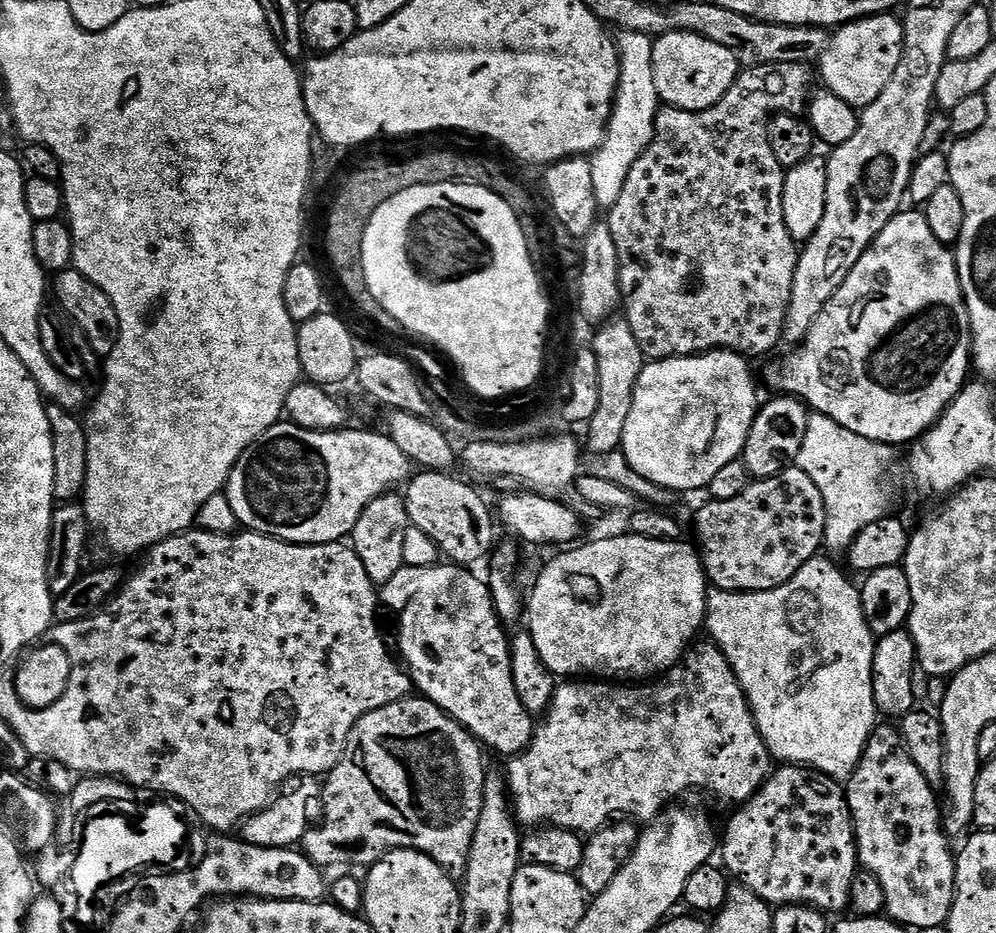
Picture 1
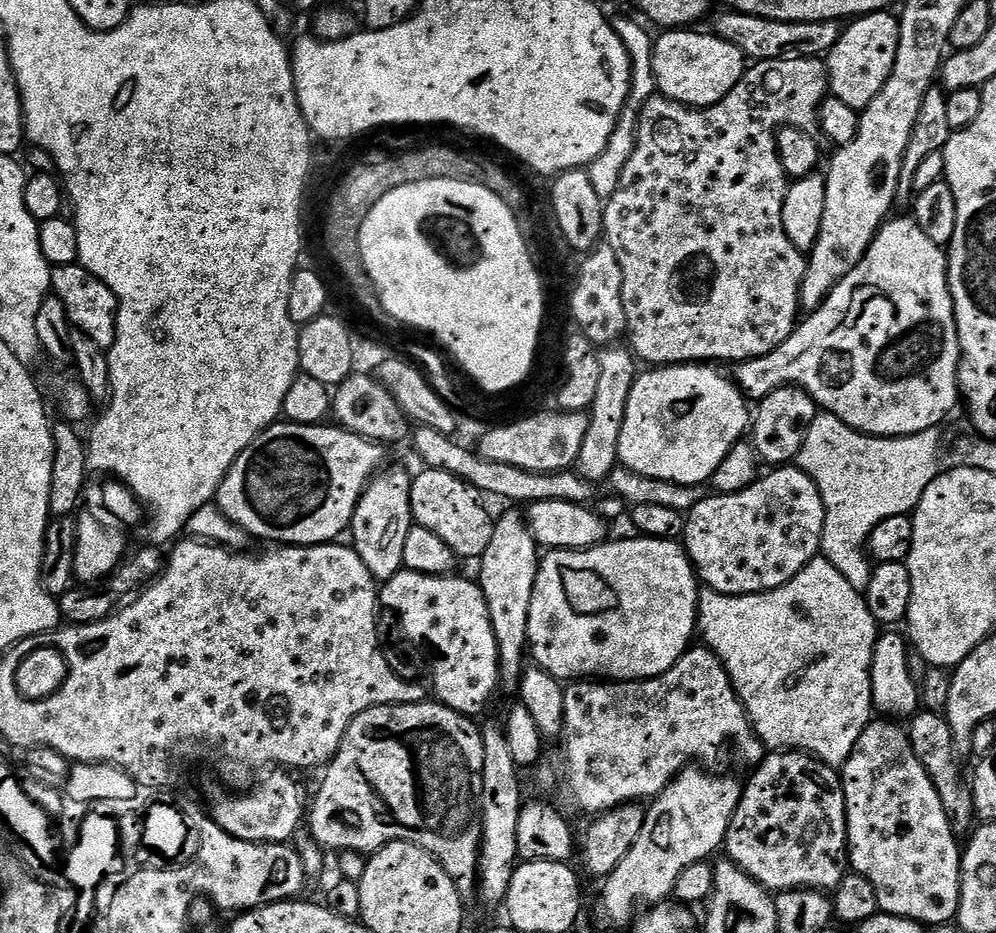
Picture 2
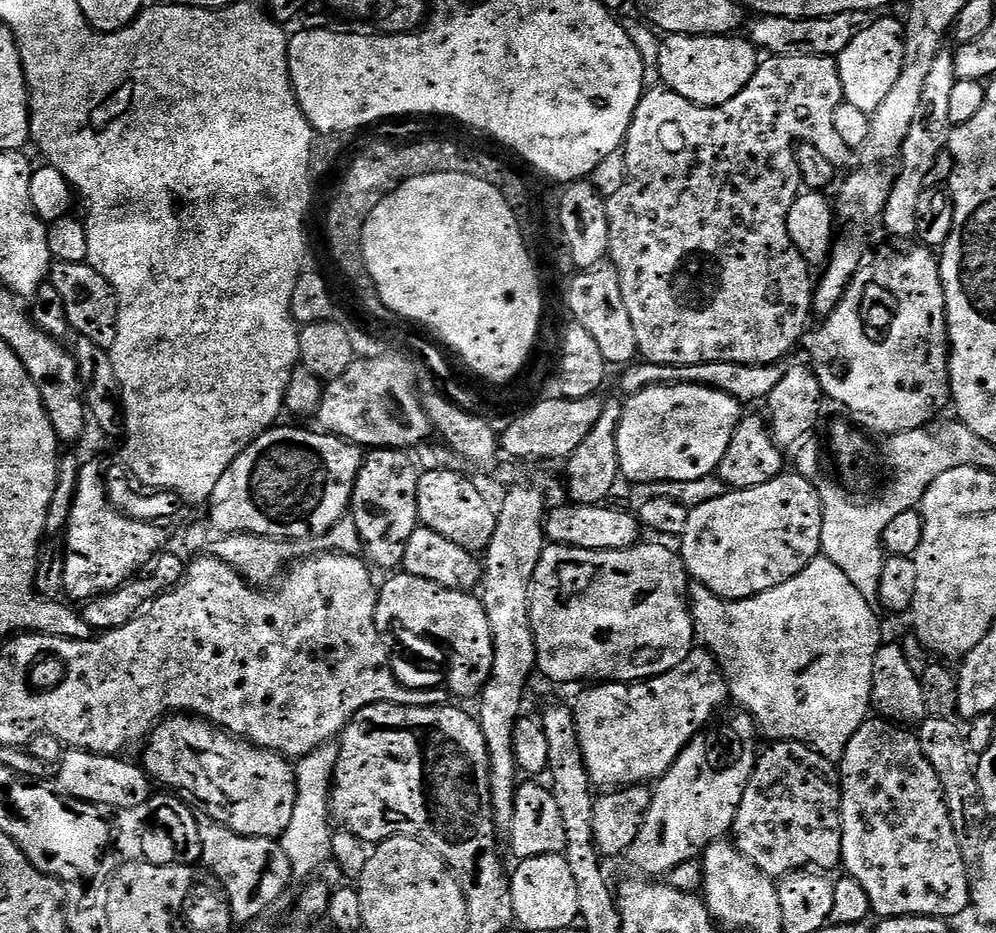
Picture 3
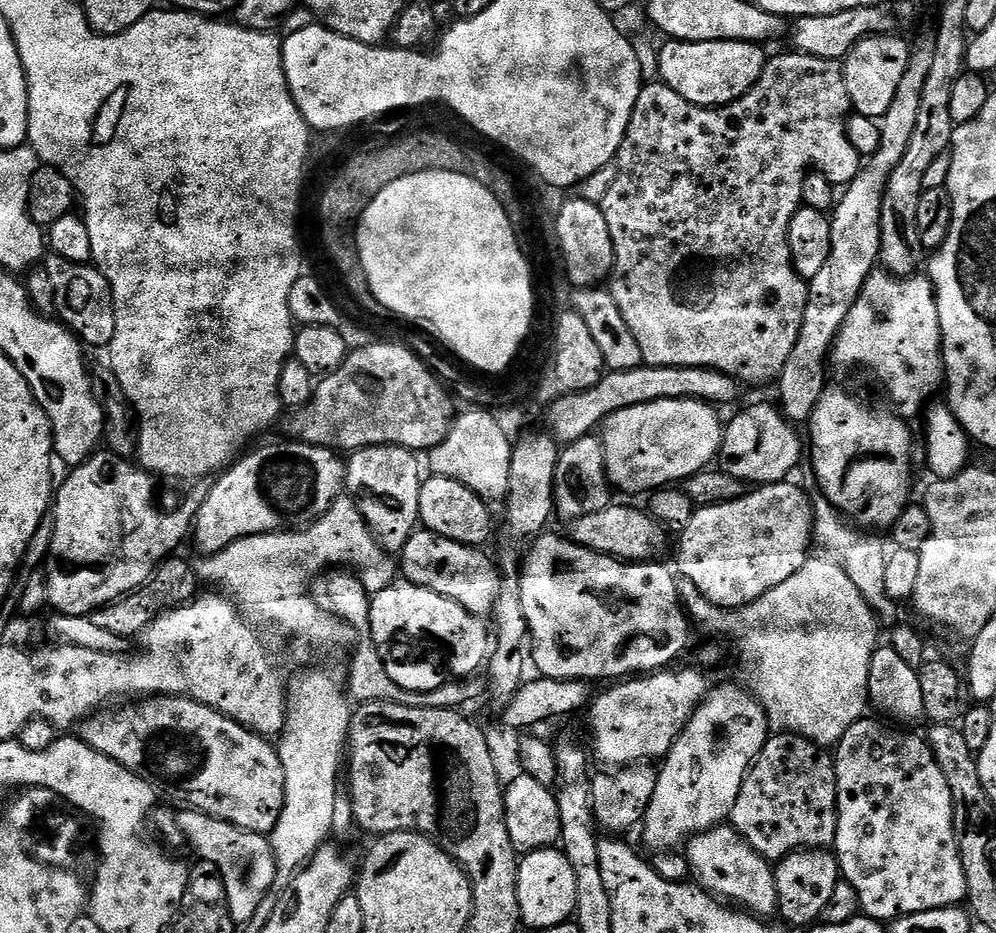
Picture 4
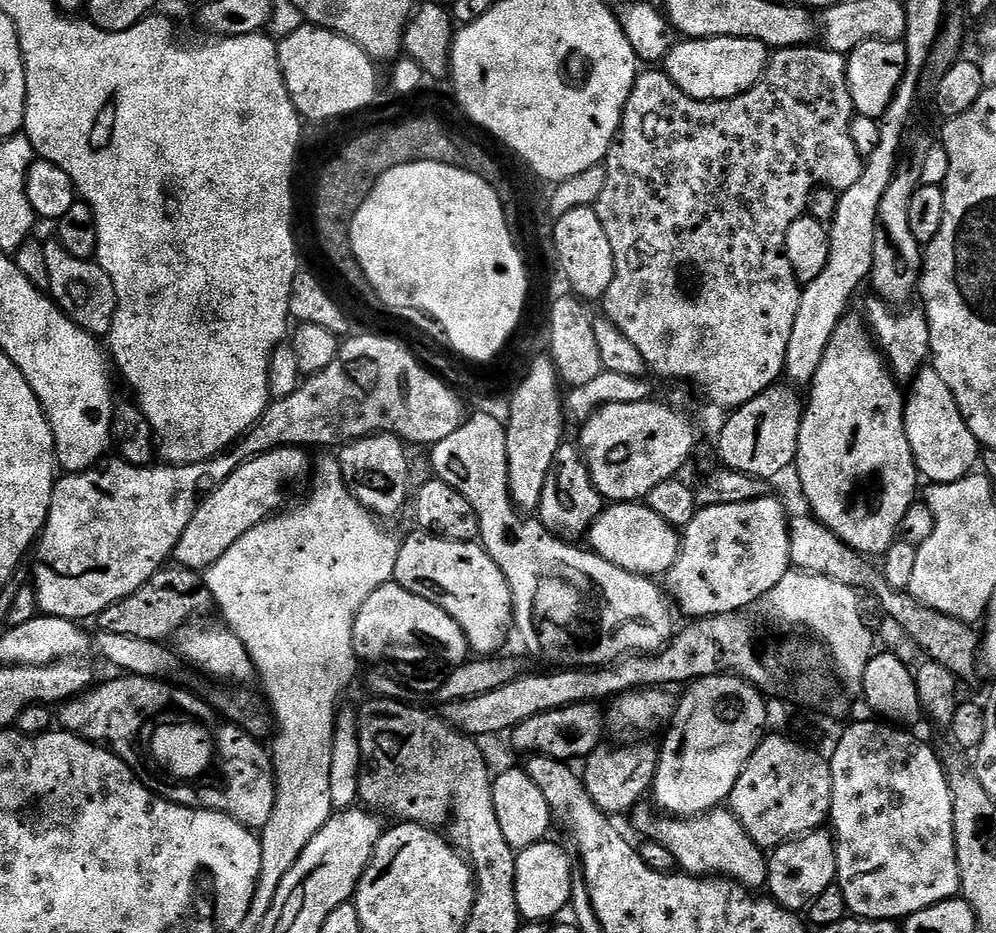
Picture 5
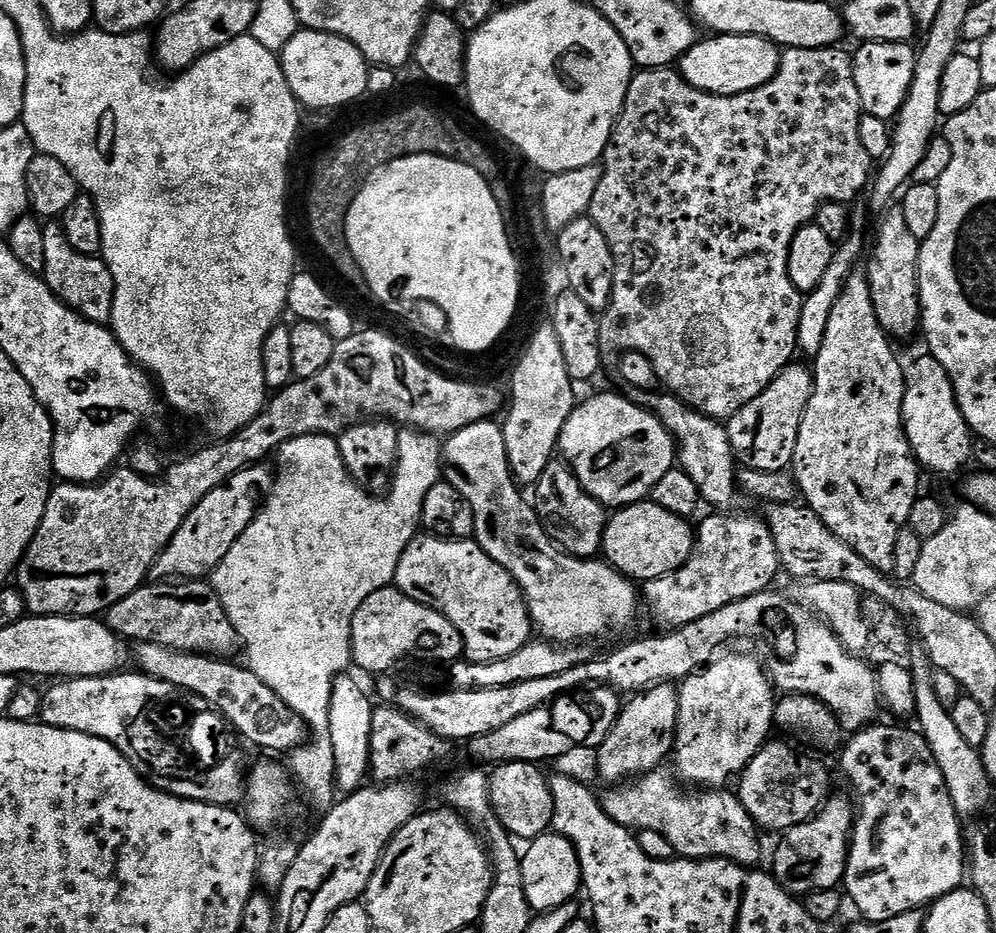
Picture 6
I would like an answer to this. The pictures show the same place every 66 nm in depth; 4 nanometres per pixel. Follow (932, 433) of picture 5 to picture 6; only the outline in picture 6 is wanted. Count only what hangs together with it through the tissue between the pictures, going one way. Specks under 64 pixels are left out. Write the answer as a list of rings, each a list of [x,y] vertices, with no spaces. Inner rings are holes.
[[[923,354],[904,368],[903,426],[917,463],[925,471],[950,476],[974,458],[974,434],[957,404],[953,383],[942,364]]]

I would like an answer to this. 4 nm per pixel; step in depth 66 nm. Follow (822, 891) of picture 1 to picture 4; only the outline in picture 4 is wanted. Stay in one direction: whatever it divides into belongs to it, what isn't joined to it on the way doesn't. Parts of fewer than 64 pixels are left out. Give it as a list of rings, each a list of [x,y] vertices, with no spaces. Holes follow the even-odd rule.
[[[781,732],[769,735],[762,750],[756,755],[756,760],[752,763],[752,768],[744,775],[744,781],[738,794],[738,802],[734,802],[734,810],[730,817],[731,827],[735,828],[737,834],[747,842],[750,847],[763,856],[769,862],[779,862],[791,852],[801,850],[824,850],[836,842],[836,762],[831,751],[825,750],[821,745],[808,740],[804,736],[794,736],[791,732]]]

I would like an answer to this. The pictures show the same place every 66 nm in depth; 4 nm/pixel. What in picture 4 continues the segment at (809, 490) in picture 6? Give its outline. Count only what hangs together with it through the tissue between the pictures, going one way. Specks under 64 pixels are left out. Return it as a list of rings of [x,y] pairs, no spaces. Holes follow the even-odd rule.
[[[828,386],[822,398],[818,398],[818,406],[814,406],[814,414],[806,425],[806,440],[812,443],[815,487],[845,520],[861,530],[891,529],[892,523],[910,503],[908,491],[912,488],[912,474],[908,466],[908,428],[904,425],[907,423],[899,415],[888,412],[871,408],[866,401],[851,396],[844,388]]]

